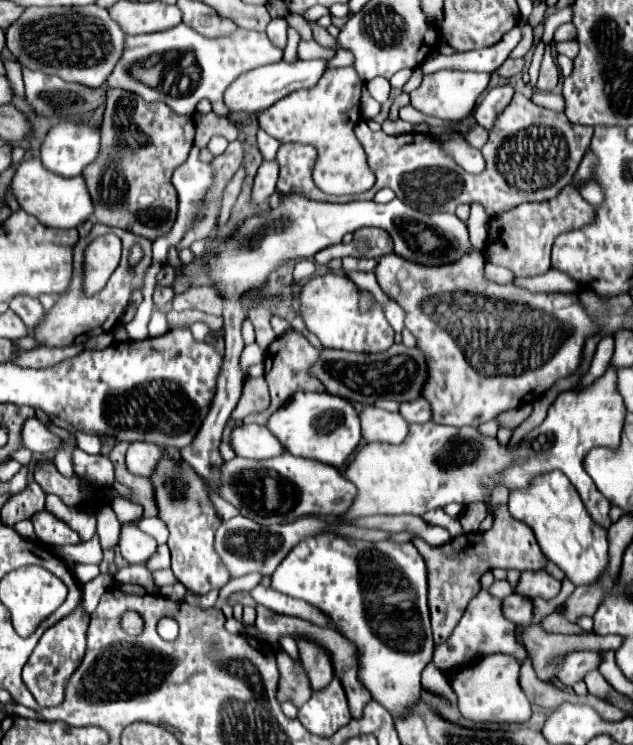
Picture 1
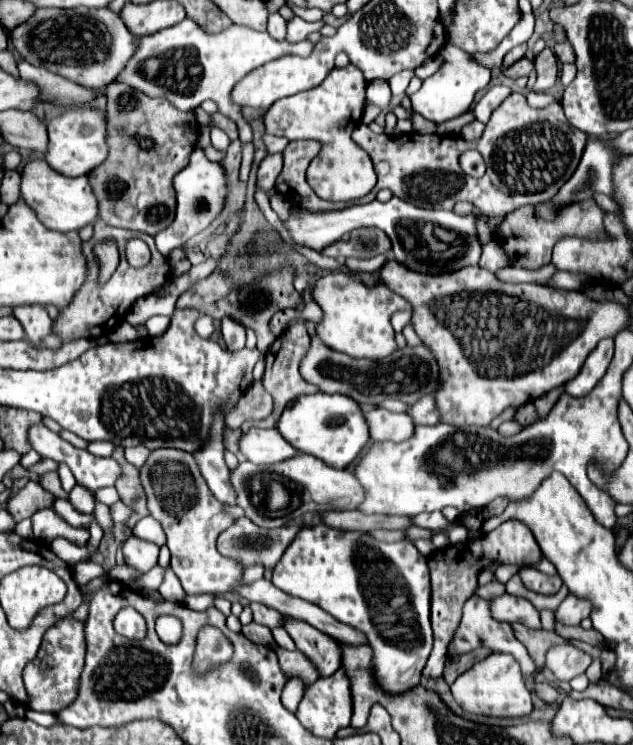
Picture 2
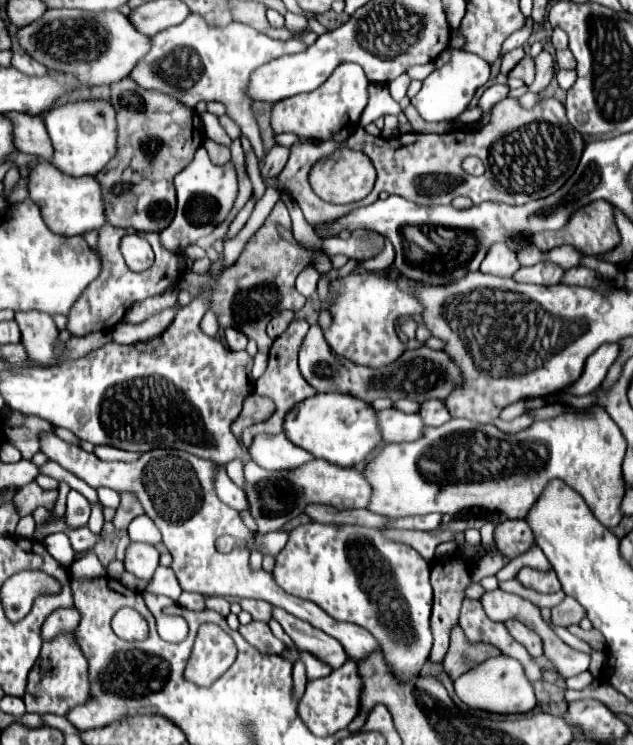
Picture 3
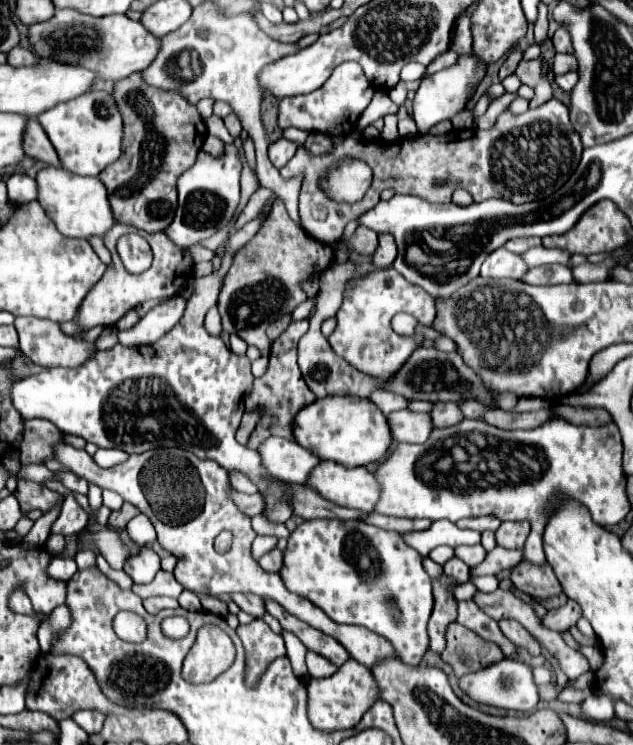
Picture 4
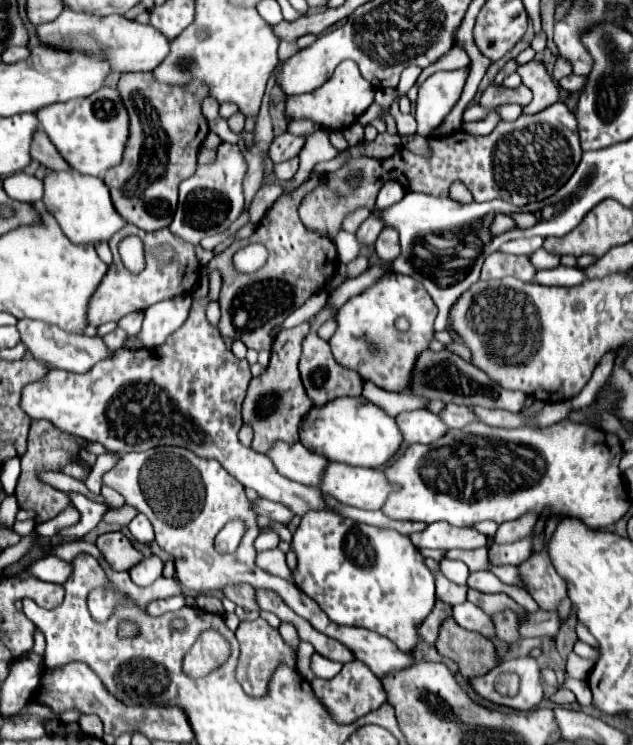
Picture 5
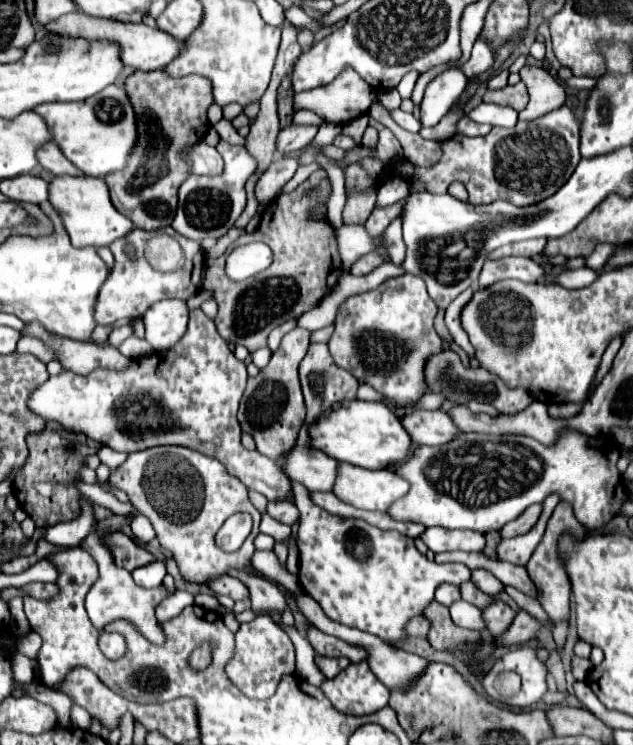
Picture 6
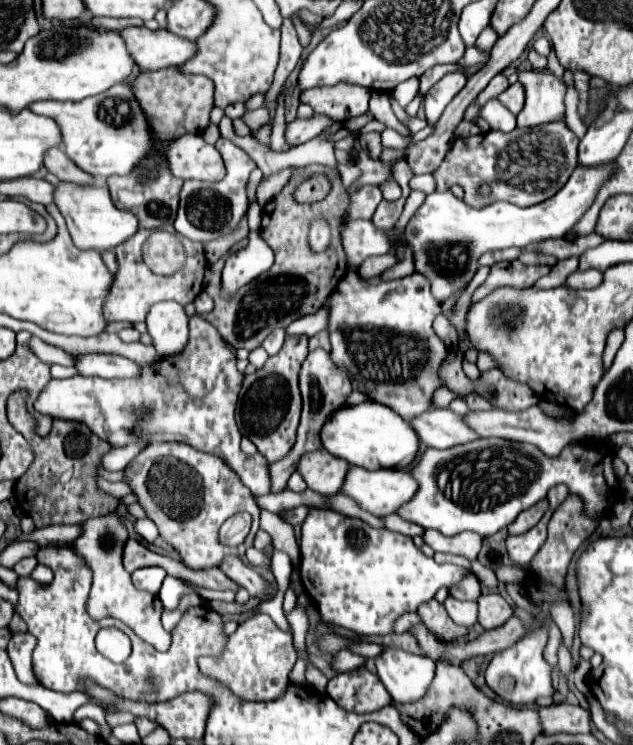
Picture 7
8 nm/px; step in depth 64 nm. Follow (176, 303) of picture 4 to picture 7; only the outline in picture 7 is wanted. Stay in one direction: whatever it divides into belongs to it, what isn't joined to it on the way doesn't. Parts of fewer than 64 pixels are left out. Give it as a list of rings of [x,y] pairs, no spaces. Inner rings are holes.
[[[172,302],[154,304],[146,318],[148,334],[160,356],[180,354],[188,344],[188,322],[184,308]]]

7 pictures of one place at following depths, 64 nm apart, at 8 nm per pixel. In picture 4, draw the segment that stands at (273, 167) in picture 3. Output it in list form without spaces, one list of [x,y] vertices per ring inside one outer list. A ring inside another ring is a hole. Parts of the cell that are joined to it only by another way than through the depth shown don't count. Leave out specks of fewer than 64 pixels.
[[[280,138],[280,140],[276,140],[274,144],[268,146],[268,156],[270,156],[272,164],[274,164],[276,168],[280,168],[280,166],[284,166],[284,164],[296,154],[298,148],[300,148],[300,144],[290,142],[290,140],[286,140],[286,138]]]

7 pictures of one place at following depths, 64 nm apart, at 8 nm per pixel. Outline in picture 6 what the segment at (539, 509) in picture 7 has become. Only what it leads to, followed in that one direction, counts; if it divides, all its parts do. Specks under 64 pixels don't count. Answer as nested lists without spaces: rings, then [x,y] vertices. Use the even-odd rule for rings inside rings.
[[[534,504],[530,506],[528,510],[524,510],[524,514],[512,522],[508,522],[500,532],[502,532],[502,538],[512,538],[512,536],[520,536],[520,534],[526,534],[540,518],[542,514],[542,504]]]

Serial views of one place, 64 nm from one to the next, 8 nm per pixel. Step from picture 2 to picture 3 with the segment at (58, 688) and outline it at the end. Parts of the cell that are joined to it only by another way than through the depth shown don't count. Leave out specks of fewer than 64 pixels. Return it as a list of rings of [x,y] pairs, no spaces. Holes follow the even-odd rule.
[[[64,634],[48,644],[42,644],[42,652],[28,674],[28,684],[26,684],[26,694],[24,694],[26,710],[66,716],[74,706],[86,704],[88,700],[92,700],[88,664],[80,648],[72,644],[72,634]]]

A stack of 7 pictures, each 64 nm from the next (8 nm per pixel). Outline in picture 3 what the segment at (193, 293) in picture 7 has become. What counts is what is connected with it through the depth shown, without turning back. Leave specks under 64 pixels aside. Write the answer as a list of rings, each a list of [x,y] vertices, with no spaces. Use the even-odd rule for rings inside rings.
[[[106,224],[98,236],[98,254],[100,254],[100,260],[102,260],[102,272],[100,276],[84,290],[84,296],[80,296],[80,300],[76,300],[76,304],[72,306],[72,312],[68,314],[68,330],[74,334],[74,336],[86,336],[90,332],[96,332],[96,330],[112,330],[122,318],[124,318],[124,310],[130,308],[134,302],[140,302],[140,300],[146,300],[146,298],[152,298],[152,296],[158,296],[174,286],[180,284],[180,278],[182,278],[182,270],[180,270],[180,260],[178,260],[178,252],[172,252],[168,248],[162,246],[160,242],[160,236],[158,234],[142,234],[154,254],[156,254],[156,260],[154,264],[144,270],[144,272],[132,272],[128,270],[128,266],[124,266],[124,258],[120,254],[120,248],[118,248],[118,242],[122,236],[126,234],[138,234],[134,232],[132,228],[116,228],[112,224]]]

